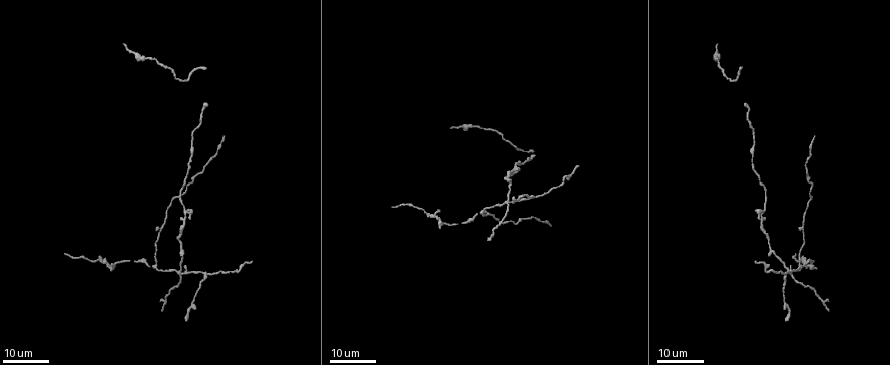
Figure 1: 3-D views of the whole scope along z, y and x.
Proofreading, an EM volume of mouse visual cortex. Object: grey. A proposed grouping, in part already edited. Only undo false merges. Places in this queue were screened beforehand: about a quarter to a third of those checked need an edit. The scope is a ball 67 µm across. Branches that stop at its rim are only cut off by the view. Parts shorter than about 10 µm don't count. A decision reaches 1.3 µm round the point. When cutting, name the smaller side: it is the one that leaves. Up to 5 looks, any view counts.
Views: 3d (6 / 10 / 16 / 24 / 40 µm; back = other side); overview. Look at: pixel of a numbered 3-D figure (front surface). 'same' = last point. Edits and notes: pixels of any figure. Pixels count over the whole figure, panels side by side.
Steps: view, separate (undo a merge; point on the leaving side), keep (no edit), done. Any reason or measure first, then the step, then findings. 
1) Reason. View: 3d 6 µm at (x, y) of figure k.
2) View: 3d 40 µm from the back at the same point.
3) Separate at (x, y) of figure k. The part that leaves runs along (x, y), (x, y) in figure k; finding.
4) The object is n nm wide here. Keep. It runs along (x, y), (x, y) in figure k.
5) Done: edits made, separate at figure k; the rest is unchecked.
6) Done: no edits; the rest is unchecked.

Four arms meet. View: 3d 24 µm at (177, 272) of figure 1.

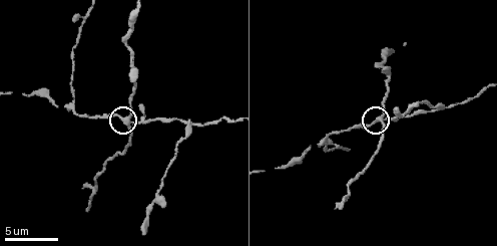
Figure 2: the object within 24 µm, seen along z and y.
Closer look. View: 3d 6 µm at (127, 121) of figure 2.

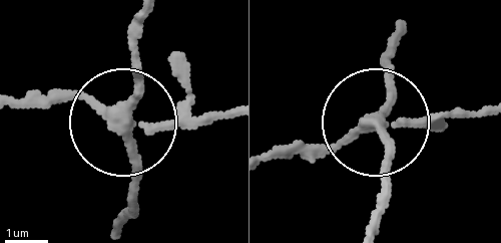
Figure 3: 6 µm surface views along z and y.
The side arm is 21 µm long. Separate at (135, 75) of figure 3. The part that leaves runs along (116, 111), (137, 72), (137, 18) in figure 3; two cells meet here.

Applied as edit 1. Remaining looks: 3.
View: overview.

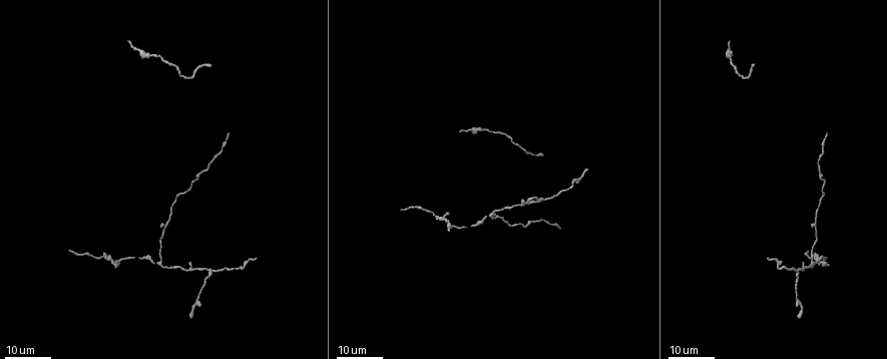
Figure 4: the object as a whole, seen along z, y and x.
Sudden change in width. View: 3d 16 µm at (447, 220) of figure 4.

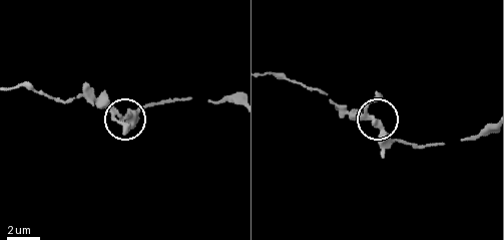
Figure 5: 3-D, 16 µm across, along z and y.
View: 3d 6 µm at (124, 119) of figure 5.

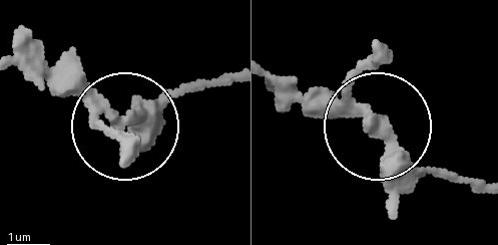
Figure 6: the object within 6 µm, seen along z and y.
Keep. Continuous, no second cell.

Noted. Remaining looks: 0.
Done: edits made, separate at figure 3; the rest is unchecked.

